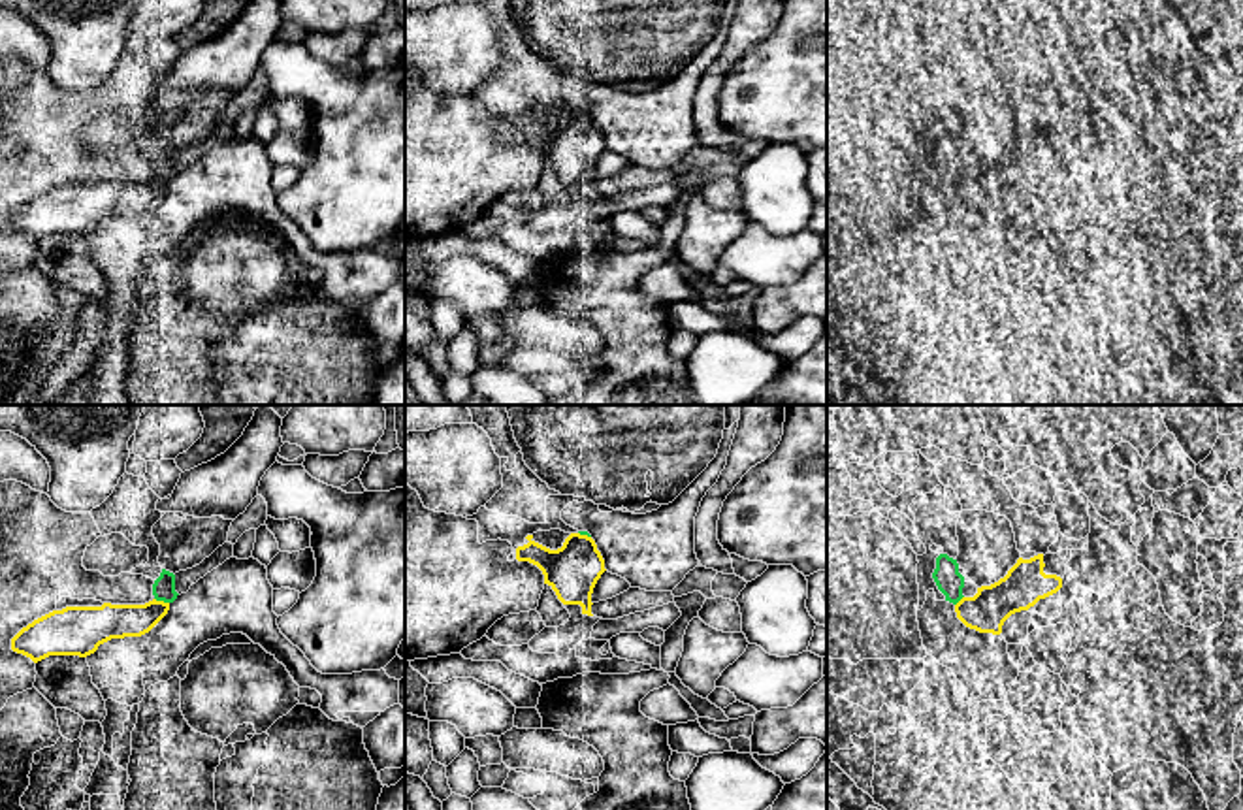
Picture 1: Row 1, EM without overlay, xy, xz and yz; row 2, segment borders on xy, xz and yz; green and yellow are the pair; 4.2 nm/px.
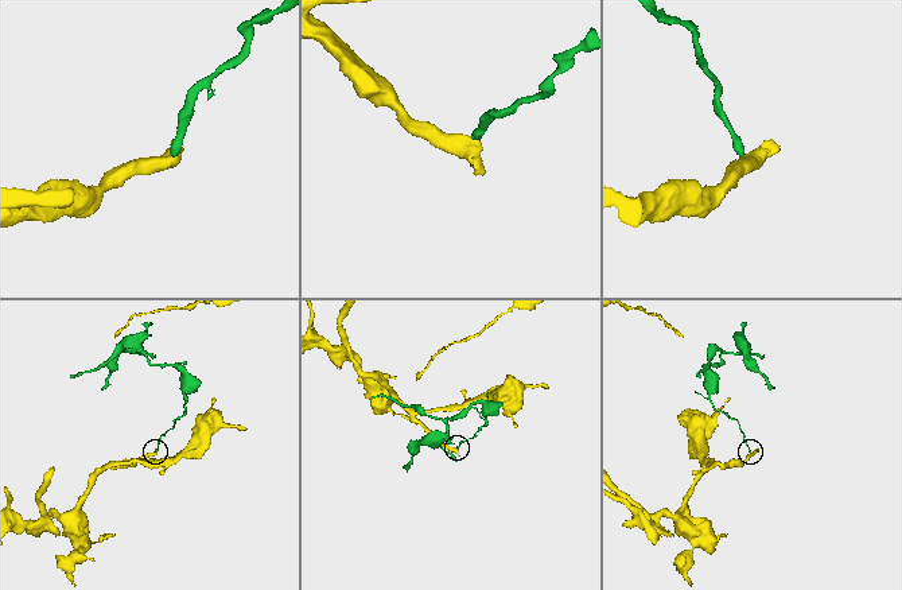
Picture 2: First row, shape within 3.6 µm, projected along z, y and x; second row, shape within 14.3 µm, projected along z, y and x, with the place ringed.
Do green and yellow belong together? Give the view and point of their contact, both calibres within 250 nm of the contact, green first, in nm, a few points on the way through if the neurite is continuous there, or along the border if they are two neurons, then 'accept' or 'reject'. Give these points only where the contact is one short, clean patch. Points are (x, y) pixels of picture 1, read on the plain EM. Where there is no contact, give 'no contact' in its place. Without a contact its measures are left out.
contact xy (162, 178); calibres 100 and 140 nm; reject

